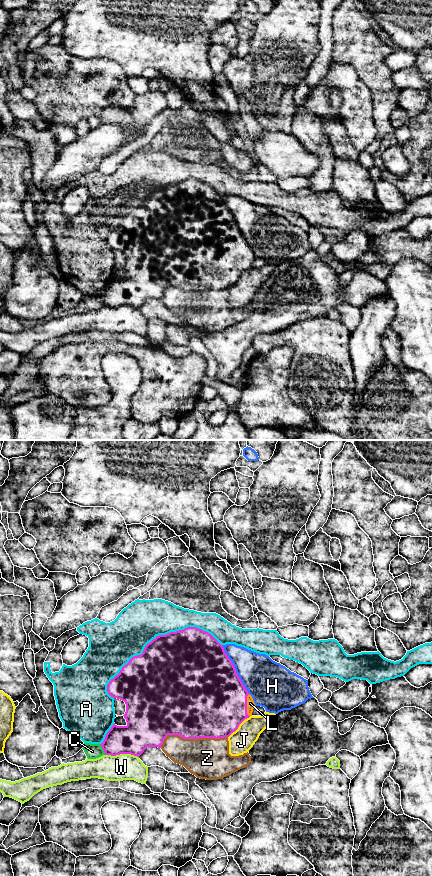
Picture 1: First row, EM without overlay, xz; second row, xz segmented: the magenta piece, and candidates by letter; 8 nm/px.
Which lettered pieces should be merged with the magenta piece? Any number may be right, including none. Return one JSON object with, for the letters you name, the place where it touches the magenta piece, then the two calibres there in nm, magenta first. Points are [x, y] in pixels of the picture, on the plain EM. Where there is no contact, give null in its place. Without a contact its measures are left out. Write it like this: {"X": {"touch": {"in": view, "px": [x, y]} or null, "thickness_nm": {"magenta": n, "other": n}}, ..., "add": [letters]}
{"L": {"touch": {"in": "xz", "px": [246, 257]}, "thickness_nm": {"magenta": 500, "other": 70}}, "add": ["L"]}

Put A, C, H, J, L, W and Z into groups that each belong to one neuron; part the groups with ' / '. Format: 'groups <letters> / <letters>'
groups A / C / H / J / L / W / Z

